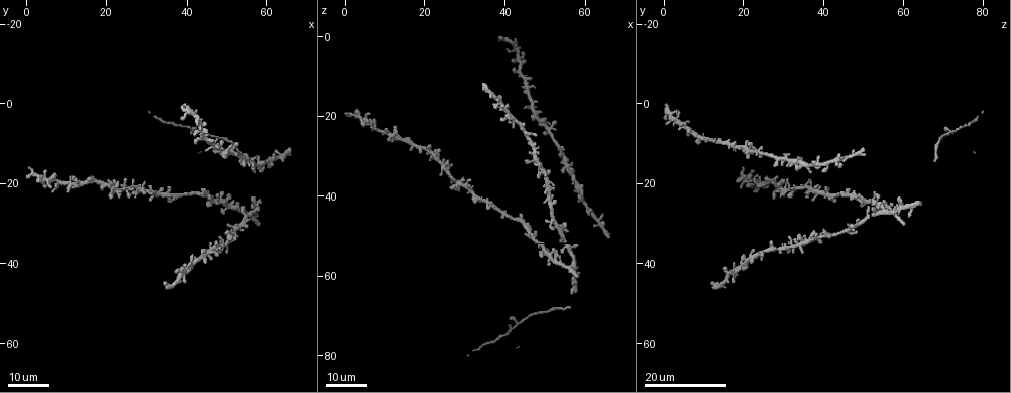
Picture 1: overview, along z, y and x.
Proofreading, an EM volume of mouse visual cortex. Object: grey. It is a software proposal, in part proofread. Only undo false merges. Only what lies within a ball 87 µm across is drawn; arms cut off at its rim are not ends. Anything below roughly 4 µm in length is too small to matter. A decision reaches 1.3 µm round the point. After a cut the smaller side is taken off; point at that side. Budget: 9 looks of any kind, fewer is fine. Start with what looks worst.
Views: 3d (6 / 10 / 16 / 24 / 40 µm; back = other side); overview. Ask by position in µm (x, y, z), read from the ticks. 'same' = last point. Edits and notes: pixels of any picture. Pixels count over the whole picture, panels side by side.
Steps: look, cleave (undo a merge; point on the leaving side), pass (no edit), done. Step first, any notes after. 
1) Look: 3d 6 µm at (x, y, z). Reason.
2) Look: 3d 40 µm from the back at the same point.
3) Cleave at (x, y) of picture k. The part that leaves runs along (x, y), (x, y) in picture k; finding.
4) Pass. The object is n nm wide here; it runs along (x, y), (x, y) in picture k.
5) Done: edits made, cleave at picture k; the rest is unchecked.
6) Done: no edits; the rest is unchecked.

Look: 3d 16 µm at (6.0, 19.5, 22.5).

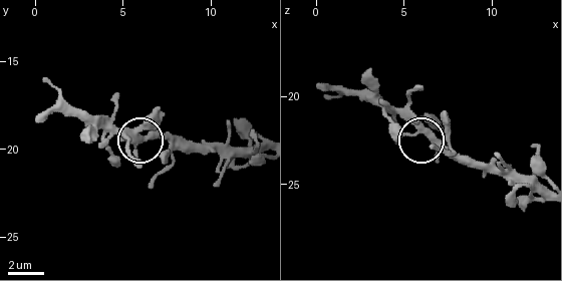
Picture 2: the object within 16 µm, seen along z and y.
Look: 3d 6 µm at the same point.

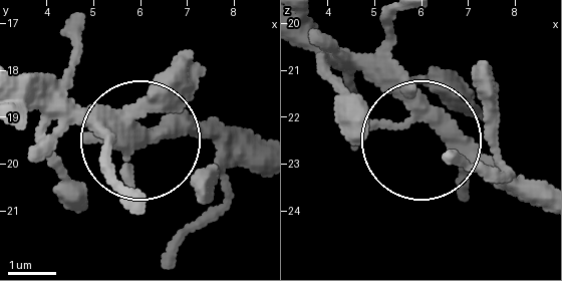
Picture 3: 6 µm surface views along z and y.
Look: 3d 6 µm from the back at (6.05, 19.40, 22.00).

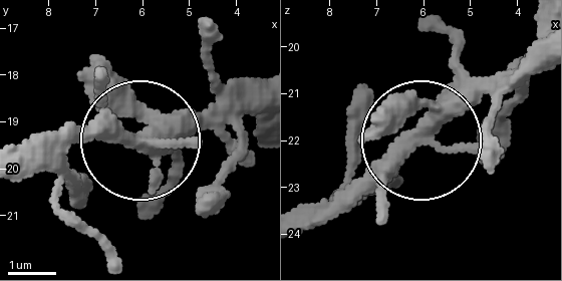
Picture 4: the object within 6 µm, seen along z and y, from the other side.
Pass. One neuron here.

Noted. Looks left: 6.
Look: 3d 16 µm at (61.0, 14.5, 43.0). Four-way junction.

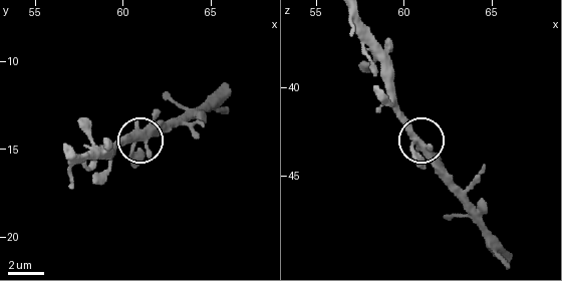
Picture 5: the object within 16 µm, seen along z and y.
Look: 3d 6 µm at (60.8, 14.2, 42.9).

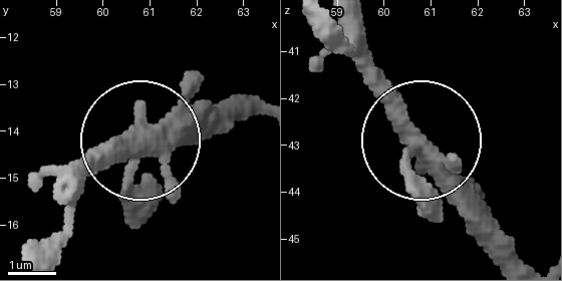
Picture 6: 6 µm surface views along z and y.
Pass. Continuous, no second neuron.

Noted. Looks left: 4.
Look: 3d 16 µm at (56.0, 27.0, 52.5). Three-way junction.

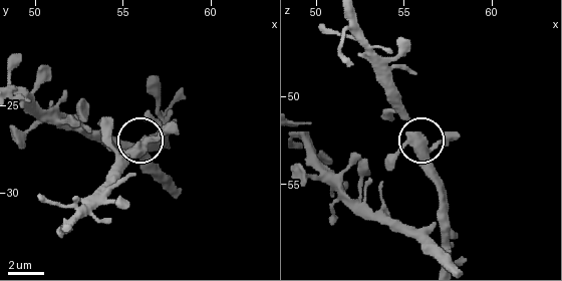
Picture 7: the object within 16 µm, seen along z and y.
Look: 3d 10 µm at (56.6, 27.0, 53.0). Closer look.

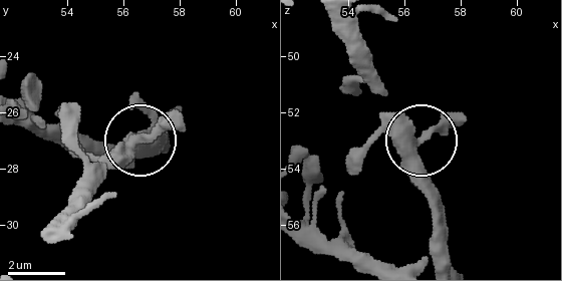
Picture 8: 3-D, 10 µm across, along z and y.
Pass. 3 arms meet here; all the same neuron.

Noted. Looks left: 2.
Look: 3d 24 µm at (46.0, 8.0, 70.0). A narrow waist.

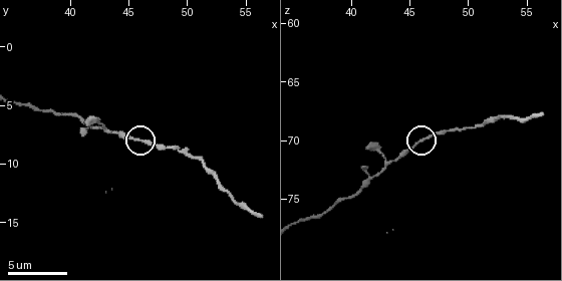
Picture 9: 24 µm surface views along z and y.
Look: 3d 6 µm at (46.2, 8.2, 69.8).

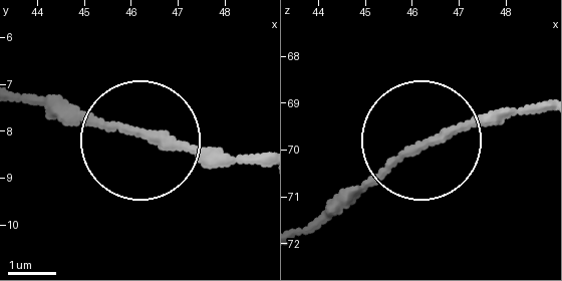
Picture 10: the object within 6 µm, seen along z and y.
Pass. The object is 170 nm wide here; continuous, no second neuron.

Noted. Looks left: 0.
Done: no edits; the rest is unchecked.

